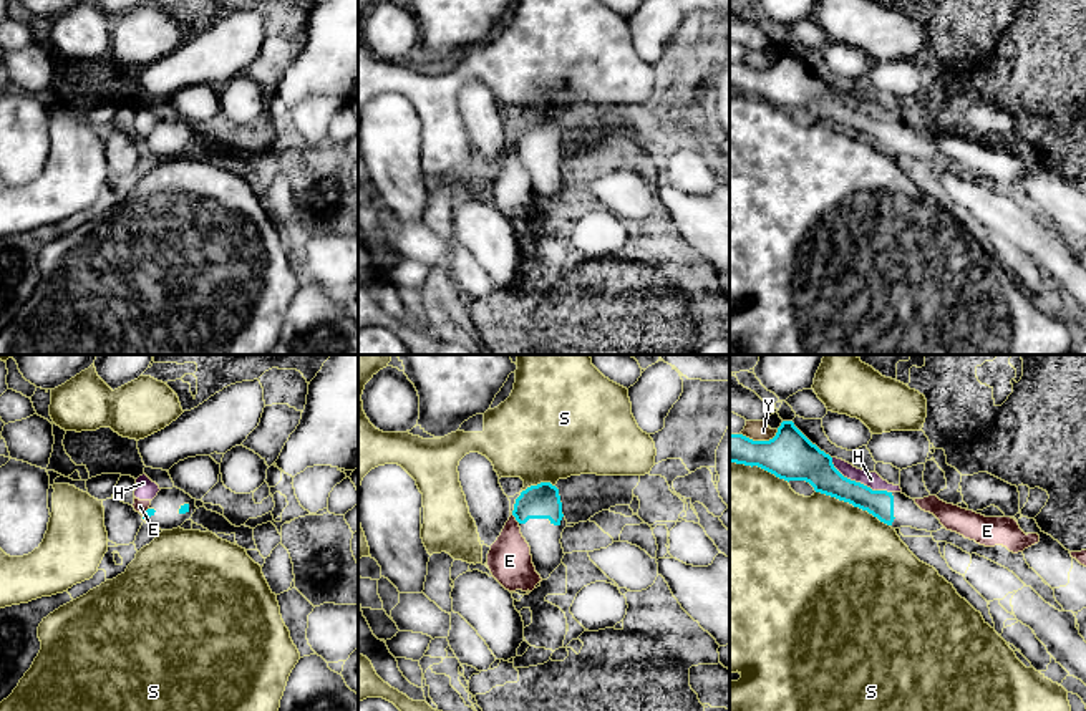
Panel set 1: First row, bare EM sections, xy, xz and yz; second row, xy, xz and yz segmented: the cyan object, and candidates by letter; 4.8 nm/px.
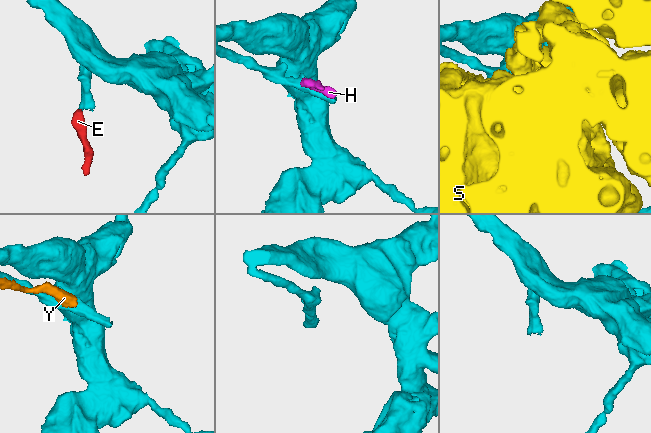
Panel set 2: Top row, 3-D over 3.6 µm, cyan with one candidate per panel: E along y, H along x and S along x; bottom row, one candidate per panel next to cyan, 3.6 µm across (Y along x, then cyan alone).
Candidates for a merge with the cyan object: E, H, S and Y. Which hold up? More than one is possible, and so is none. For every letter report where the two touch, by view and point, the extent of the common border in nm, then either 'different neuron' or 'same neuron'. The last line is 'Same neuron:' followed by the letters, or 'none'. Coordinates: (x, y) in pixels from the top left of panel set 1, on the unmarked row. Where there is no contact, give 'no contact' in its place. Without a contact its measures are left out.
E: meets cyan in xz at (516, 148); contact 60 nm long; different neuron
H: meets cyan in yz at (859, 111); contact 340 nm long; different neuron
S: meets cyan in yz at (853, 133); contact 400 nm long; different neuron
Y: meets cyan in yz at (760, 70); contact 190 nm long; different neuron
Same neuron: none

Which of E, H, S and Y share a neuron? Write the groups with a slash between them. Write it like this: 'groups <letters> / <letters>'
groups E H Y / S

